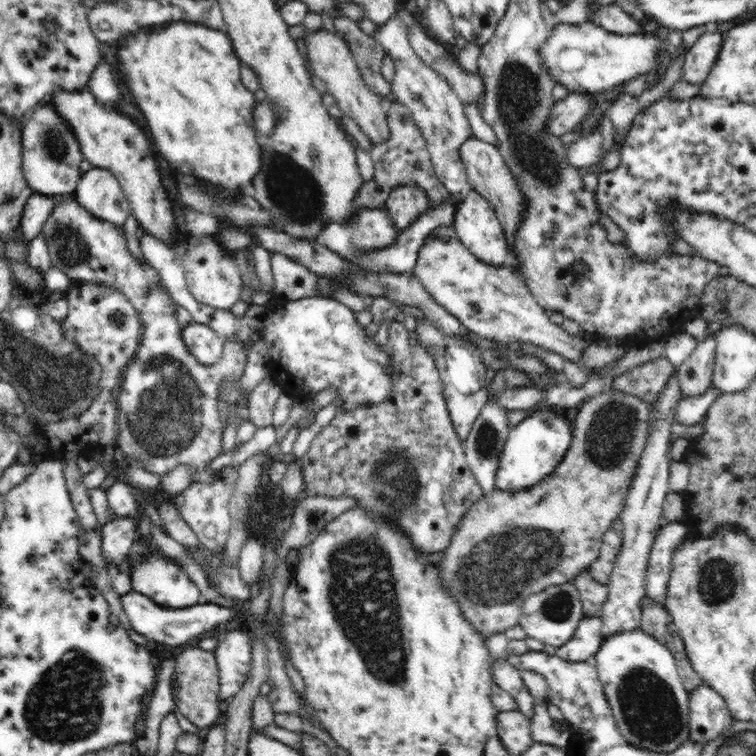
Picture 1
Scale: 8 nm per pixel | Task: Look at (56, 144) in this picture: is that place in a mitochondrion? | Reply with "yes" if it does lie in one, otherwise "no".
yes

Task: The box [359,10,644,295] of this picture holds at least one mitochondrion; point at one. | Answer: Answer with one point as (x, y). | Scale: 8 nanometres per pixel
(518, 96)

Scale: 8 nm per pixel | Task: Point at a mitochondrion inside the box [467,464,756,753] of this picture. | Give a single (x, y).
(650, 710)

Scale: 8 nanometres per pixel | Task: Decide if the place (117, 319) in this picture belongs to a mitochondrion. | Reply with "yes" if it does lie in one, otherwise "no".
yes

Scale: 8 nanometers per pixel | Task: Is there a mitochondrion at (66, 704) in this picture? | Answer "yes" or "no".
yes

